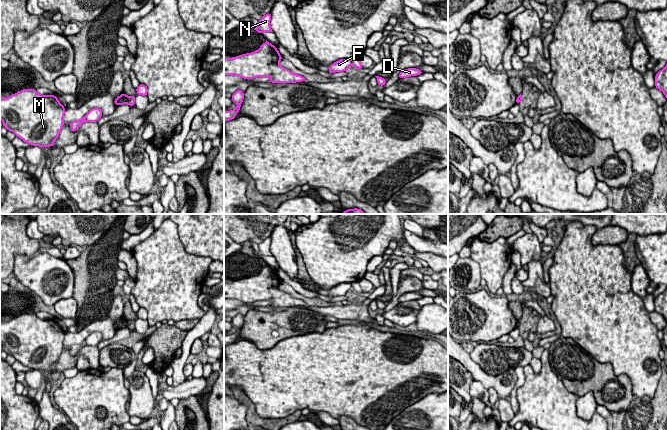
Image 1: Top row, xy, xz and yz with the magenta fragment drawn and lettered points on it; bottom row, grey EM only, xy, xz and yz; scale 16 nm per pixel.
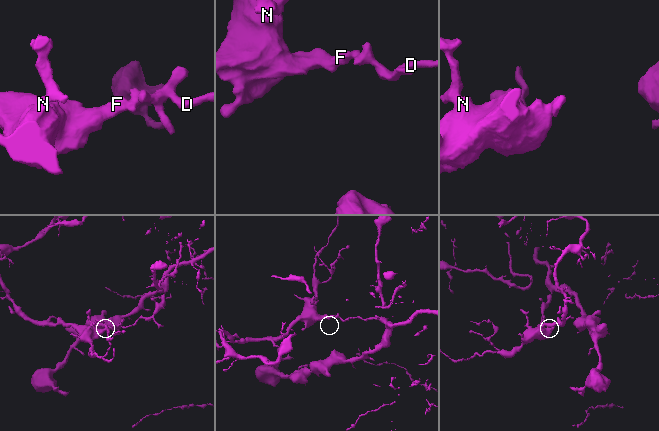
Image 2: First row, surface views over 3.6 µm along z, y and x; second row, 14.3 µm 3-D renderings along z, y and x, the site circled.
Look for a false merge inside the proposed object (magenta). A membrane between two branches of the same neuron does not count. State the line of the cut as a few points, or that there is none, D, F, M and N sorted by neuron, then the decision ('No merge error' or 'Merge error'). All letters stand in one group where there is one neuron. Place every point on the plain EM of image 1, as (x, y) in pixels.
Split along xy (128, 320), (126, 327). Groups: D / F M N. Merge error

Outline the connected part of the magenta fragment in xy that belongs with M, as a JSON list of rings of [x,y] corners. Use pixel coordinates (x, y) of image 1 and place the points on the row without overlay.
[[[23,313],[8,322],[0,320],[0,343],[3,351],[33,370],[50,371],[64,349],[65,331],[55,319],[40,319],[35,313]]]

